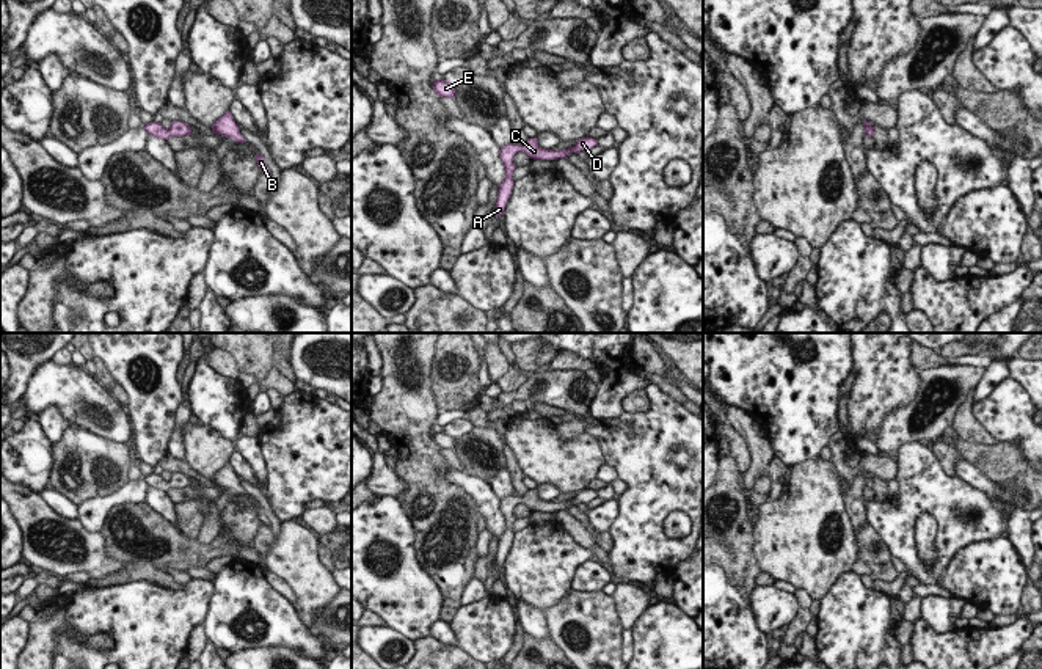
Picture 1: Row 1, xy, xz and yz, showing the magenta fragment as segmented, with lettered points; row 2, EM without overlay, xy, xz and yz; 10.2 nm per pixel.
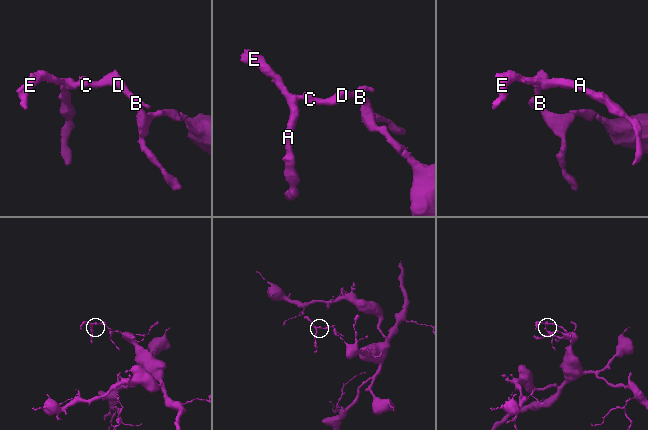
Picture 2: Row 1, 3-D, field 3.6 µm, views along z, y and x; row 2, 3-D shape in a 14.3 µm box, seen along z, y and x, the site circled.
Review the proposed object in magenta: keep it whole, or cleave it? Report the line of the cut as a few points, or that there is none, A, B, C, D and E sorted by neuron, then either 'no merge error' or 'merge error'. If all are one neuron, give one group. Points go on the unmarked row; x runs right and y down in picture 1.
no cut; A B C D E; no merge error

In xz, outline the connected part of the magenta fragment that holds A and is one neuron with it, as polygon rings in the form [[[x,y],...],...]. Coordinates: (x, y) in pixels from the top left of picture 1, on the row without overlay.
[[[582,488],[579,493],[576,493],[571,499],[568,501],[543,501],[538,498],[537,490],[527,490],[523,496],[505,496],[504,499],[499,501],[499,509],[504,515],[505,526],[504,532],[497,540],[497,553],[494,558],[494,567],[504,567],[505,558],[508,554],[508,550],[513,542],[513,521],[516,520],[513,515],[513,509],[516,504],[526,504],[530,510],[534,512],[556,512],[556,510],[567,510],[571,504],[588,504],[592,499],[598,498],[598,493],[592,488]]]

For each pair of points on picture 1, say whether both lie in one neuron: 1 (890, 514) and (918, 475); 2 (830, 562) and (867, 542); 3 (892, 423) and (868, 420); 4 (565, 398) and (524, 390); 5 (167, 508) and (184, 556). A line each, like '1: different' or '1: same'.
1: same
2: different
3: different
4: same
5: different

